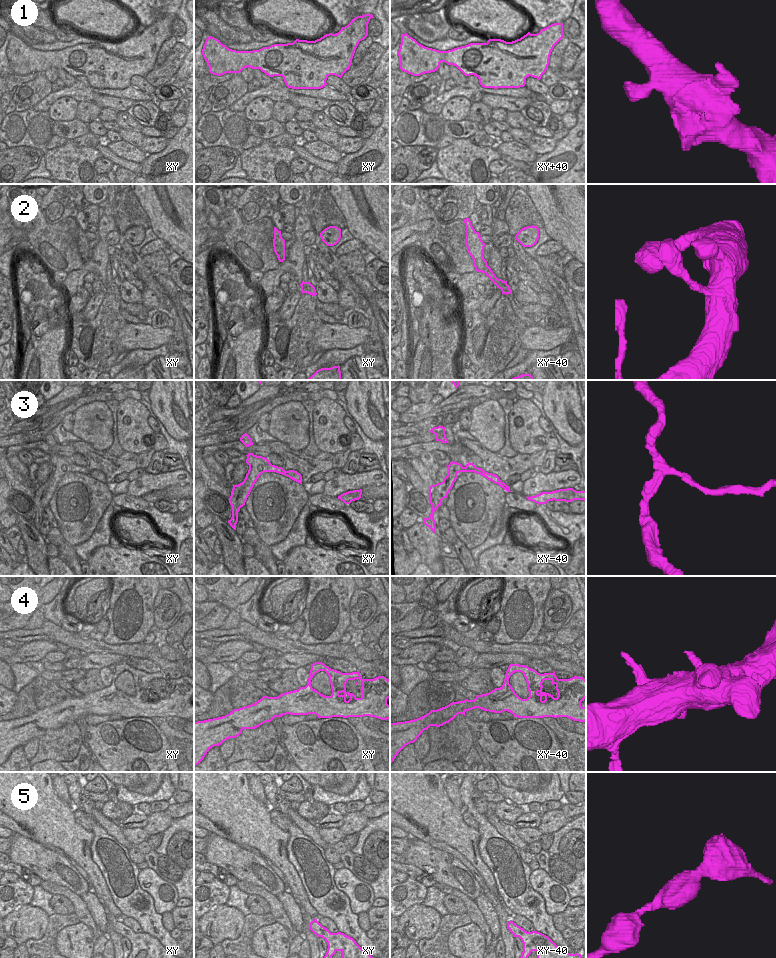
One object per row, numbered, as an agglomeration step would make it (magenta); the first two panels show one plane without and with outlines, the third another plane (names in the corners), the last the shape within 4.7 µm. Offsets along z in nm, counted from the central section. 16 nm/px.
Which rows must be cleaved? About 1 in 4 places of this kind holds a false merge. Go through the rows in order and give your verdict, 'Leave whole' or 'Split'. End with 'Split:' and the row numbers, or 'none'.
1: Leave whole
2: Leave whole
3: Leave whole
4: Leave whole
5: Leave whole
Split: none.

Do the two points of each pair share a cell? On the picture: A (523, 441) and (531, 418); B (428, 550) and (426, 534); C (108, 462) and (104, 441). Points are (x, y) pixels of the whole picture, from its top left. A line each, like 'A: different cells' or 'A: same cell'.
A: same cell
B: same cell
C: different cells

